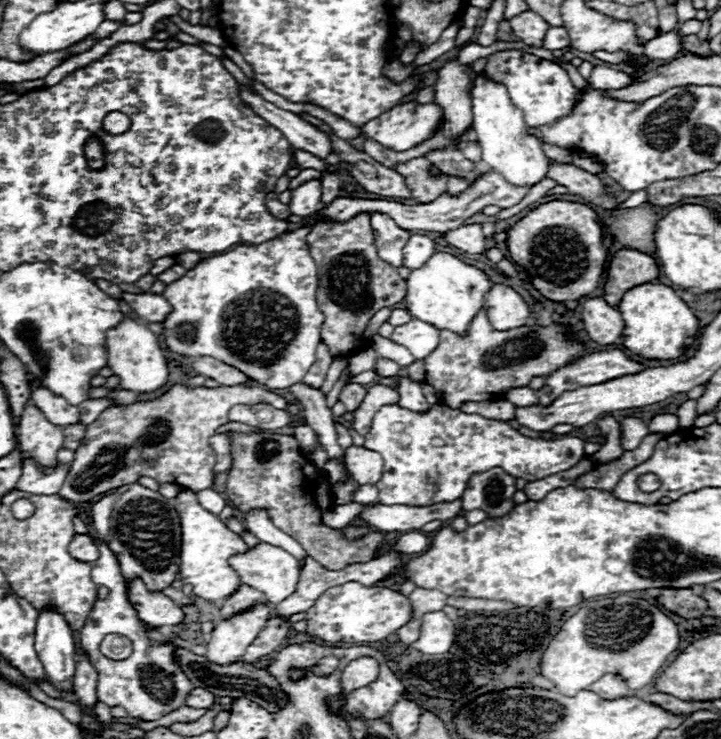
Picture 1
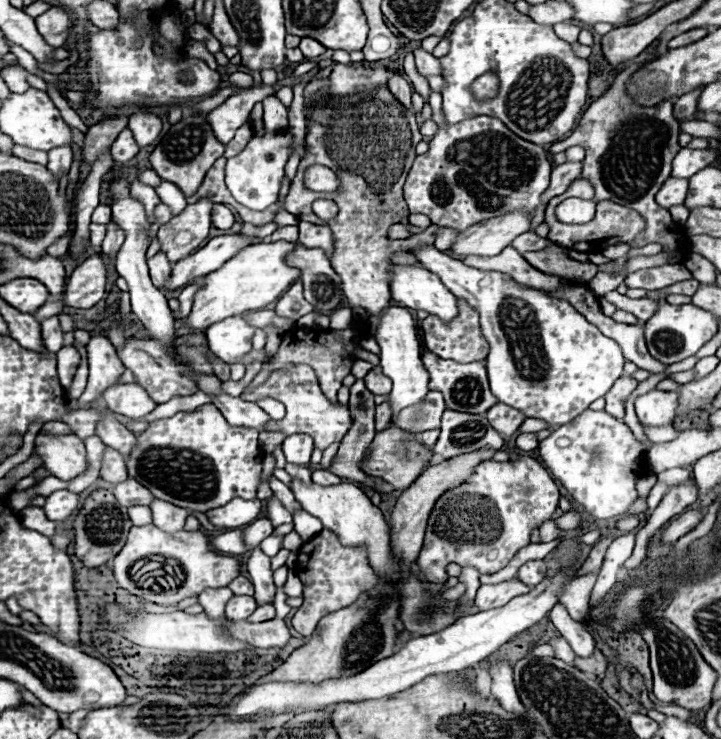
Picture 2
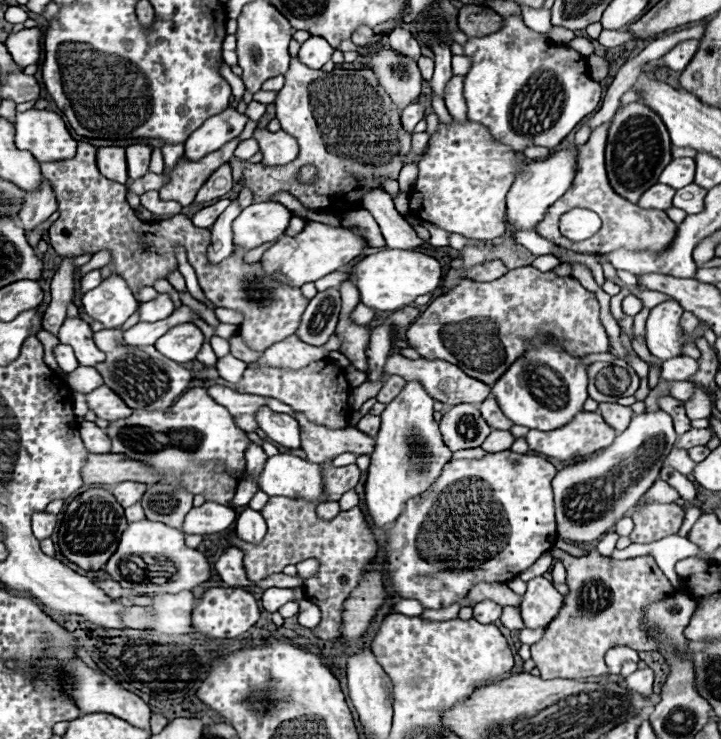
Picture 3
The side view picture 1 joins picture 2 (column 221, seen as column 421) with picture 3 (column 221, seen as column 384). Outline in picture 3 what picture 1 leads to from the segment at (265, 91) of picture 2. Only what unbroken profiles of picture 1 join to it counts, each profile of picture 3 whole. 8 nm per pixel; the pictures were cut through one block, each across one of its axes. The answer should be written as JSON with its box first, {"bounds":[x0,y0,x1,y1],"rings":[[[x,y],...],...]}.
{"bounds":[184,108,248,160],"rings":[[[226,108],[224,112],[210,116],[198,130],[194,130],[184,142],[184,156],[190,160],[200,160],[202,156],[220,150],[226,142],[234,140],[246,126],[248,118],[236,108]]]}

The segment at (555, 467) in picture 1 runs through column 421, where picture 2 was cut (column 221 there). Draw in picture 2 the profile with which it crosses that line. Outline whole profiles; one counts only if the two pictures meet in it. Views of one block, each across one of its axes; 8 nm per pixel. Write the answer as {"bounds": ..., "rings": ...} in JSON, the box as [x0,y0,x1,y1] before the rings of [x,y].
{"bounds":[126,404,262,512],"rings":[[[204,404],[194,412],[178,412],[172,418],[160,418],[148,424],[144,432],[138,434],[136,448],[130,452],[126,460],[128,478],[146,486],[154,498],[172,502],[180,508],[208,512],[212,508],[220,508],[228,504],[232,498],[242,496],[244,500],[256,498],[256,490],[260,486],[262,464],[256,464],[260,454],[258,430],[254,428],[234,428],[226,422],[222,412],[214,404]]]}

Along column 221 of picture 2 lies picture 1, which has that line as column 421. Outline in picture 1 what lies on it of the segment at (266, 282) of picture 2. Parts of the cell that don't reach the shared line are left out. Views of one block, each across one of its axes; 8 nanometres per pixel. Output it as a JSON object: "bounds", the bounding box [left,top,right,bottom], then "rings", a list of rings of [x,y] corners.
{"bounds":[404,252,492,336],"rings":[[[436,252],[432,260],[424,264],[424,268],[412,270],[406,284],[408,284],[408,290],[406,290],[404,302],[412,318],[428,322],[438,330],[456,332],[460,336],[468,334],[470,322],[480,312],[480,308],[484,308],[484,296],[492,288],[492,282],[482,270],[468,266],[456,256],[444,254],[444,252]]]}

